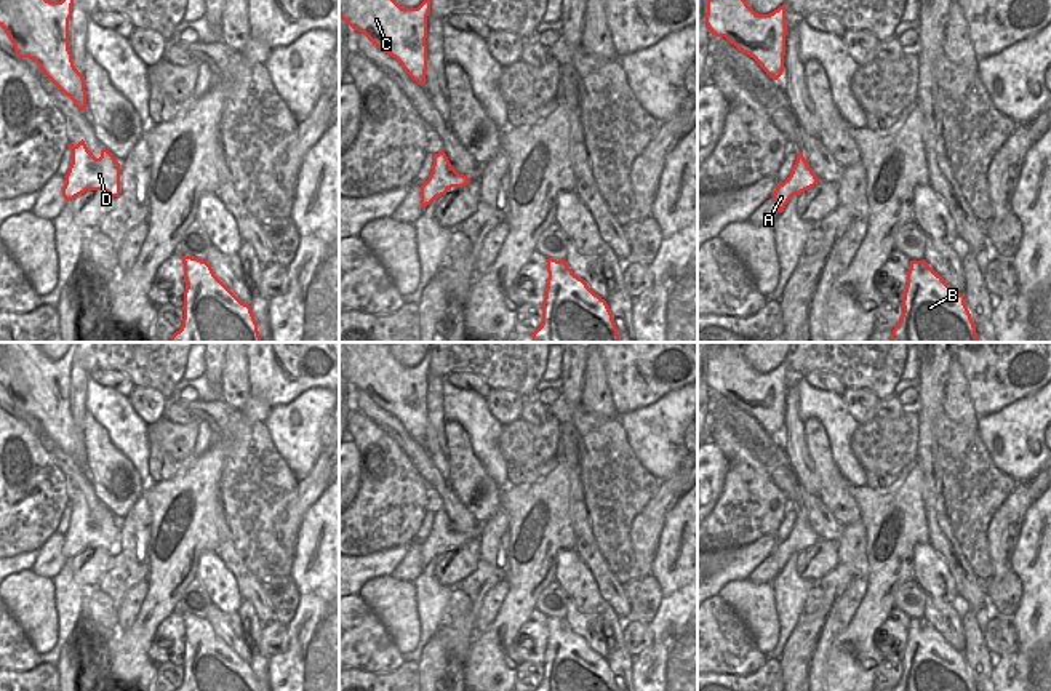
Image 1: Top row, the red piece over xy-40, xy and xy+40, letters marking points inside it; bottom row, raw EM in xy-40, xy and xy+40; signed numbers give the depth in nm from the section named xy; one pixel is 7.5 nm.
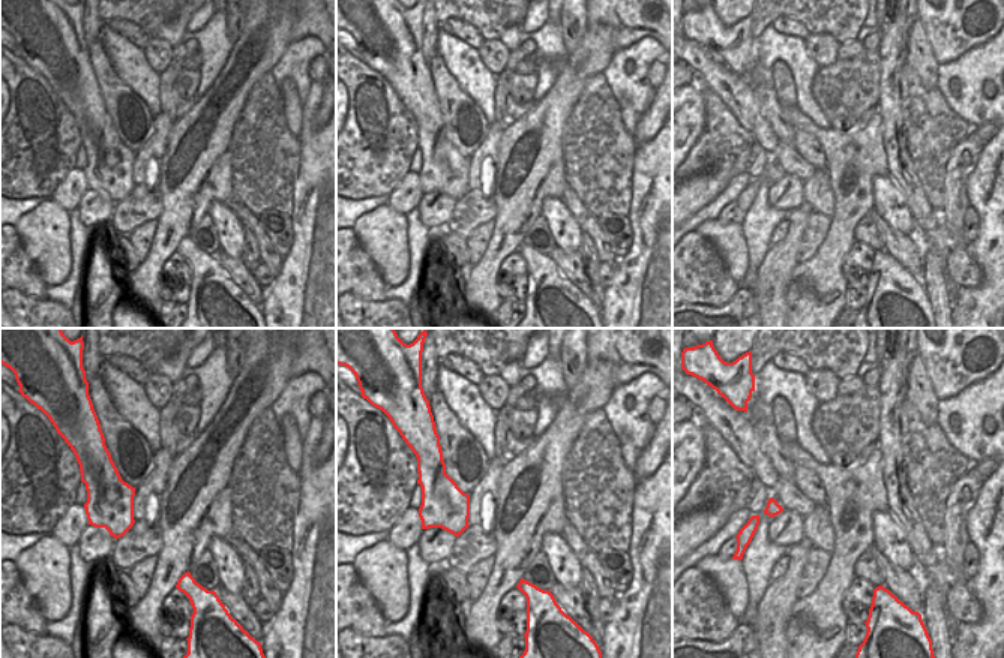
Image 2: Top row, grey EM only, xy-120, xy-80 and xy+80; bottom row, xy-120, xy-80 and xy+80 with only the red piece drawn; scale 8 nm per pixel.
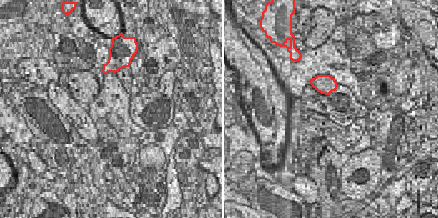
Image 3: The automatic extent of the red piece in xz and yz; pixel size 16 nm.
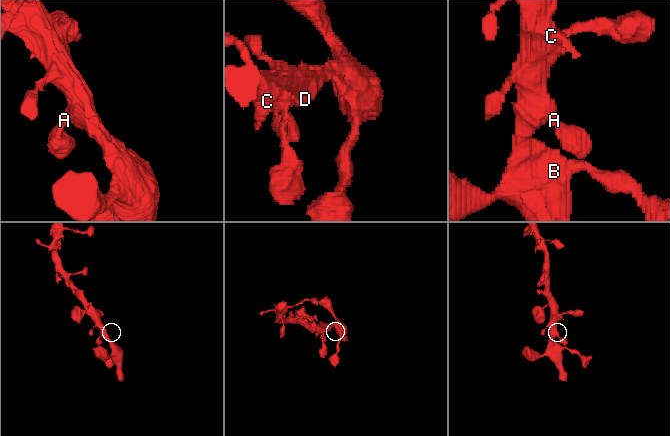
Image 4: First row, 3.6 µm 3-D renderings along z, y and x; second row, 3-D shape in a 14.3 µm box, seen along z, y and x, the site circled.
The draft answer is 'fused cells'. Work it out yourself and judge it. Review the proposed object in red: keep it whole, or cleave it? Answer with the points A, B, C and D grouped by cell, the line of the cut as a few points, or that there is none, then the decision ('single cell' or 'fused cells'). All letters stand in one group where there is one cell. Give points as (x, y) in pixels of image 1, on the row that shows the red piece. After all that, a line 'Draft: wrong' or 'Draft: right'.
A B C D; no cut; single cell
Draft: wrong

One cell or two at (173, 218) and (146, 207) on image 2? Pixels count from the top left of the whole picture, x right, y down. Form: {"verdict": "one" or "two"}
{"verdict": "two"}

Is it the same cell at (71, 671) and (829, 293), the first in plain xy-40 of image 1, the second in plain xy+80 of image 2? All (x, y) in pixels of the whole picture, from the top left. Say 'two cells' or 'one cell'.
two cells

